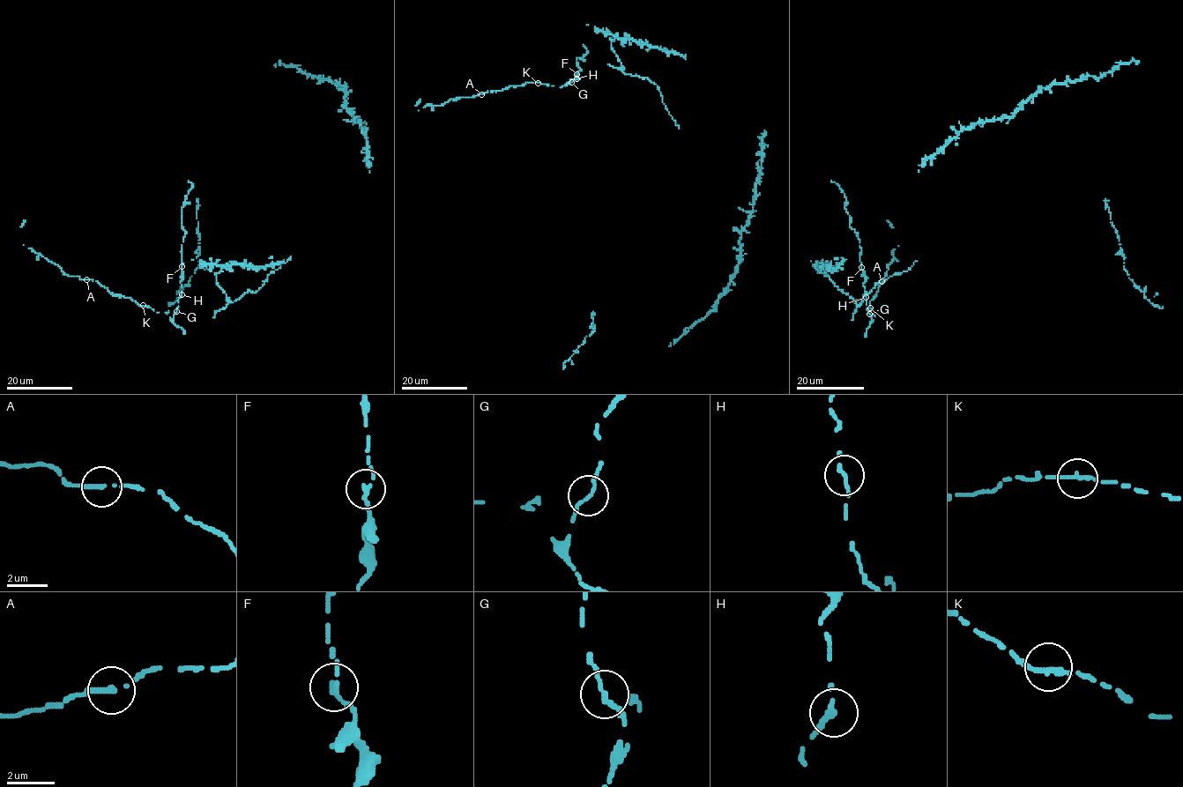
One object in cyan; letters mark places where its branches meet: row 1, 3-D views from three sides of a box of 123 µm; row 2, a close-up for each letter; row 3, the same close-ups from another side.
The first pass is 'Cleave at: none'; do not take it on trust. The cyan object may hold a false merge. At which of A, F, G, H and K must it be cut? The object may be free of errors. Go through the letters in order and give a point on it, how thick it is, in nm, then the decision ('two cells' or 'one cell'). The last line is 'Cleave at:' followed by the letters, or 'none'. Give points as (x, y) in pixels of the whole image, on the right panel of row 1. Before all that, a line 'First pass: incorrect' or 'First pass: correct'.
First pass: correct
A: at (881, 281); 220 nm thick; one cell
F: at (861, 267); 200 nm thick; one cell
G: at (869, 314); 200 nm thick; one cell
H: at (866, 297); 200 nm thick; one cell
K: at (870, 308); 220 nm thick; one cell
Cleave at: none

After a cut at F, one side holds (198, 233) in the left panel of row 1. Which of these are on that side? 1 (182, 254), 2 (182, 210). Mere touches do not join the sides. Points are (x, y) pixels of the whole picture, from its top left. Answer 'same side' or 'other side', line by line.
1: other side
2: other side

